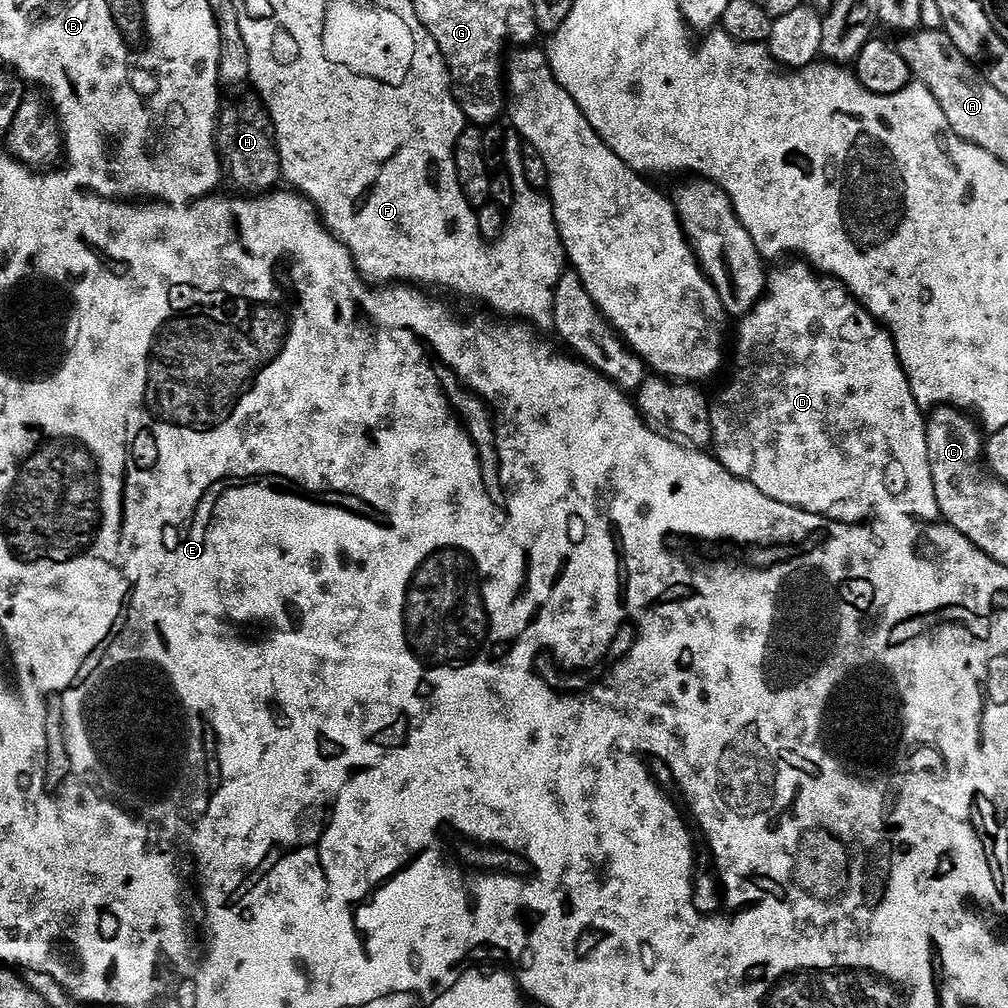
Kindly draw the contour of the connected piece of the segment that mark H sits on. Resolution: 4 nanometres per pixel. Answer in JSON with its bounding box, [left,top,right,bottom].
[216,98,281,194]

